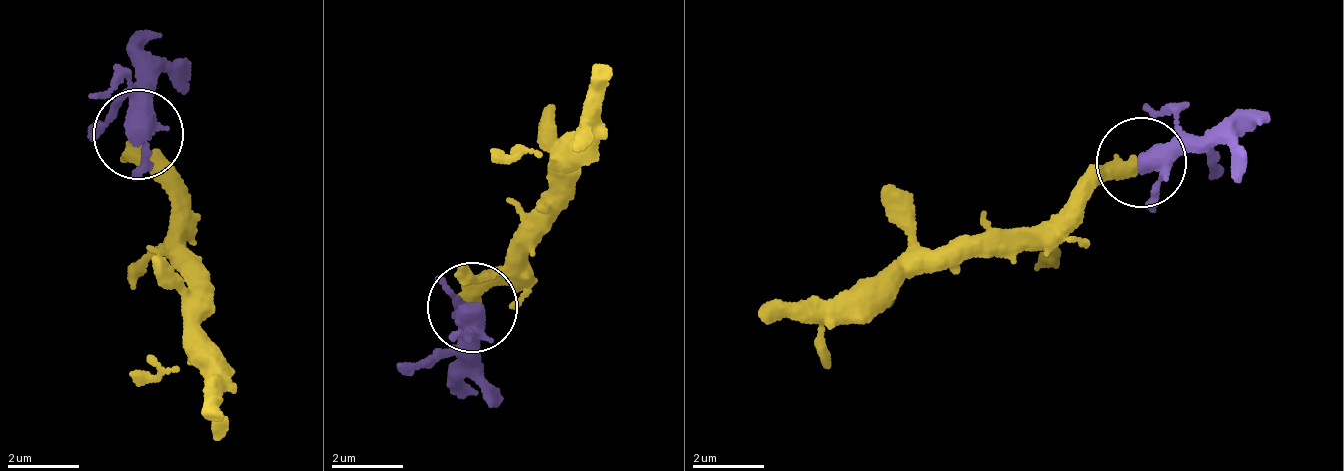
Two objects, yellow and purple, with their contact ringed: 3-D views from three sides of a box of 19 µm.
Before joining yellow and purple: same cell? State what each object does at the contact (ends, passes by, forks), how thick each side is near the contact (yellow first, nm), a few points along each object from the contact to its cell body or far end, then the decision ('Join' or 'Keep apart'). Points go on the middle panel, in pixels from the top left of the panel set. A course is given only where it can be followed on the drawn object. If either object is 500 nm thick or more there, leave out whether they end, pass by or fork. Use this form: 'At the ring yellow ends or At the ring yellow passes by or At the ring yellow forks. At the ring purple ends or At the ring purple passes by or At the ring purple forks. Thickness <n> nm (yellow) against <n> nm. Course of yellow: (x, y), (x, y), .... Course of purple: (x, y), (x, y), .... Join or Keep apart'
At the ring yellow ends. At the ring purple passes by. Thickness 460 nm (yellow) against 400 nm. Course of yellow: (470, 300), (517, 264), (523, 212), (551, 195), (551, 154), (576, 132), (608, 66). Course of purple: (470, 308), (469, 377), (459, 397). Join

